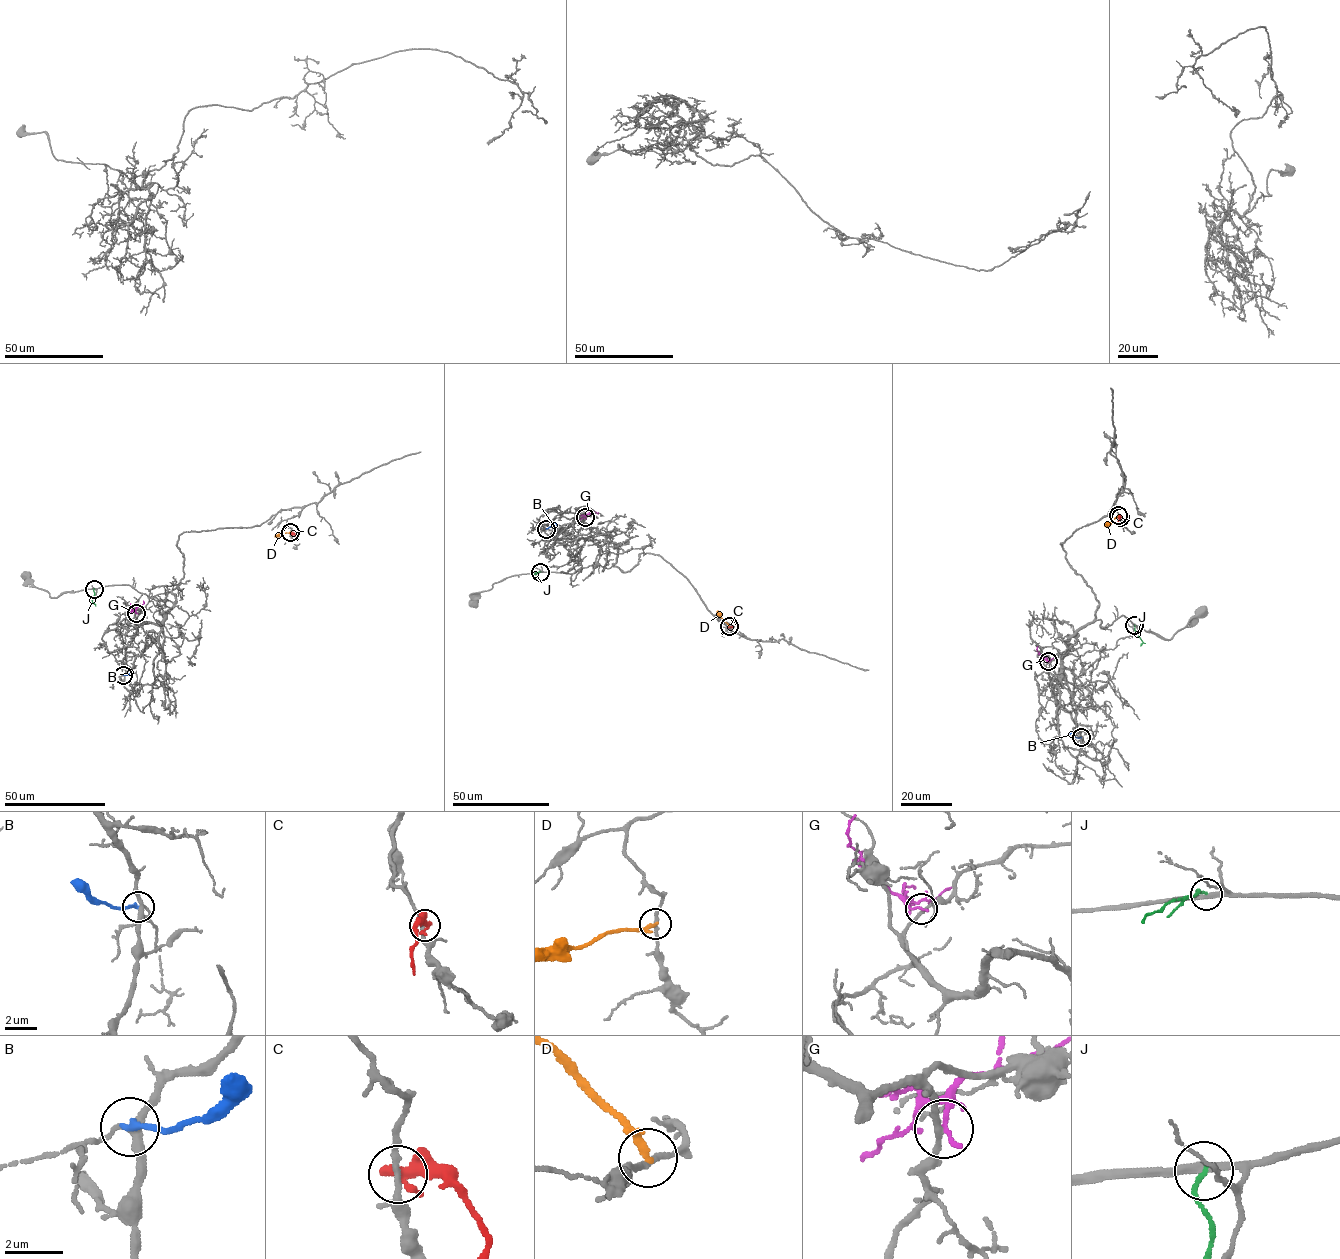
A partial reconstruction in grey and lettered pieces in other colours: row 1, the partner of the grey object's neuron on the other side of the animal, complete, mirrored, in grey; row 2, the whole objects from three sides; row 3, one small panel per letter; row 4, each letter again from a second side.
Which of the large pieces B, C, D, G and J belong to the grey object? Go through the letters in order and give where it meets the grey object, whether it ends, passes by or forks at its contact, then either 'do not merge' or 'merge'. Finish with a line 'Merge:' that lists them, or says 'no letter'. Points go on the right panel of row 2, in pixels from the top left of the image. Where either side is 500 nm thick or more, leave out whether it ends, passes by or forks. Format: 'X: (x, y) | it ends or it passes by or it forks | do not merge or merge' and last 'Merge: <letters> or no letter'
B: (1081, 737) | it ends | do not merge
C: (1120, 517) | it ends | do not merge
D: (1118, 515) | it passes by | do not merge
G: (1048, 661) | it ends | do not merge
J: (1134, 625) | it ends | do not merge
Merge: no letter

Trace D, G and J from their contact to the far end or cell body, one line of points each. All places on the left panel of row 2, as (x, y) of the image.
D: (290, 532), (274, 536)
G: (135, 613), (143, 601)
J: (94, 588), (92, 601), (95, 606)

